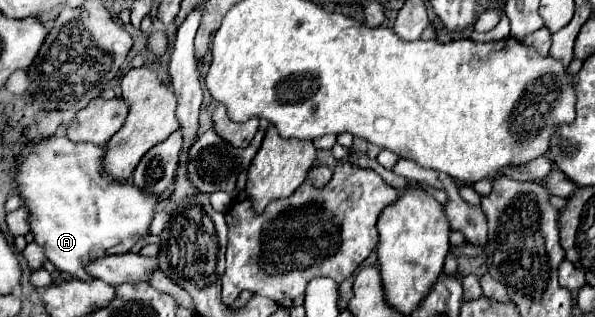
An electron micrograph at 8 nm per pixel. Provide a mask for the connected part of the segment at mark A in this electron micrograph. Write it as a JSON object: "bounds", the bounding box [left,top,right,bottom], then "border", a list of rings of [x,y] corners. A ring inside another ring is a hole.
{"bounds":[17,138,159,282],"border":[[[51,138],[39,142],[19,164],[17,182],[25,206],[31,212],[31,232],[35,240],[45,246],[47,258],[55,264],[59,272],[67,272],[77,280],[93,282],[95,278],[87,272],[87,264],[107,254],[127,254],[131,248],[149,236],[149,226],[153,222],[159,198],[147,196],[143,190],[135,188],[131,180],[117,182],[103,174],[103,158],[107,148],[95,144],[77,144],[69,138]]]}

